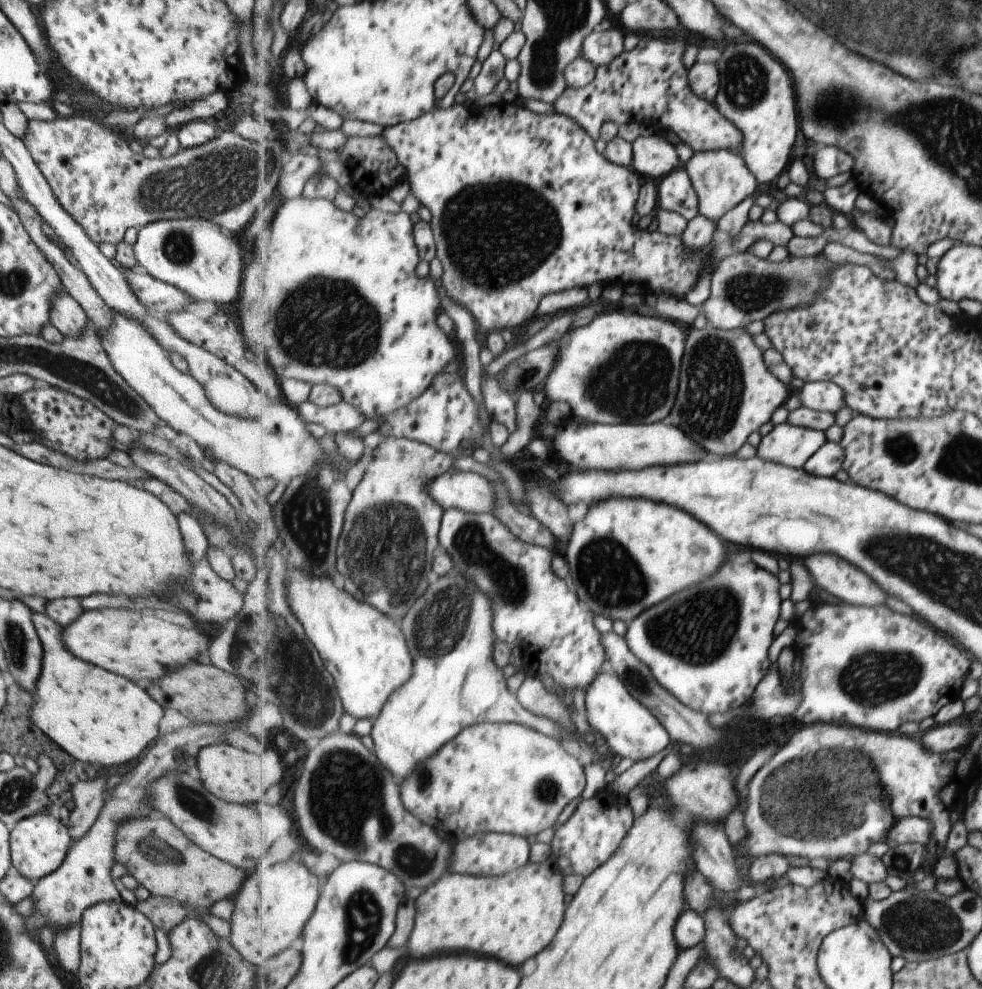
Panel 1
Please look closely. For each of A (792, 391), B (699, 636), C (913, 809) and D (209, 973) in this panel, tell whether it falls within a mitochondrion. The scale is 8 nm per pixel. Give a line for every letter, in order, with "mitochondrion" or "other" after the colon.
A: other
B: mitochondrion
C: other
D: mitochondrion

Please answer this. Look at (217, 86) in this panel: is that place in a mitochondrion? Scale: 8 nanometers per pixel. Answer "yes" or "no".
no

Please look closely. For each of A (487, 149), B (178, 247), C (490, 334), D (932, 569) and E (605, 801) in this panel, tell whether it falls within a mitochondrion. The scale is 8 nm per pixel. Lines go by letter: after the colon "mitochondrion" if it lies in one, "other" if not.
A: other
B: mitochondrion
C: other
D: mitochondrion
E: other

